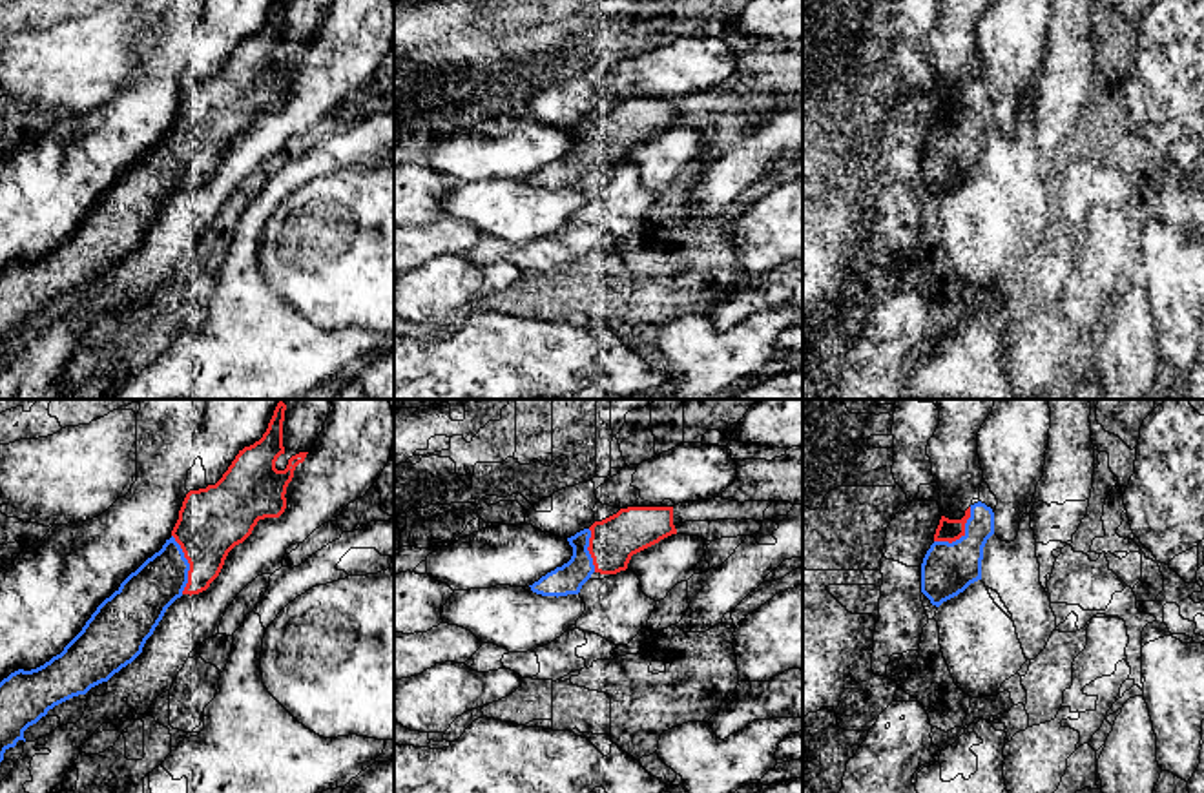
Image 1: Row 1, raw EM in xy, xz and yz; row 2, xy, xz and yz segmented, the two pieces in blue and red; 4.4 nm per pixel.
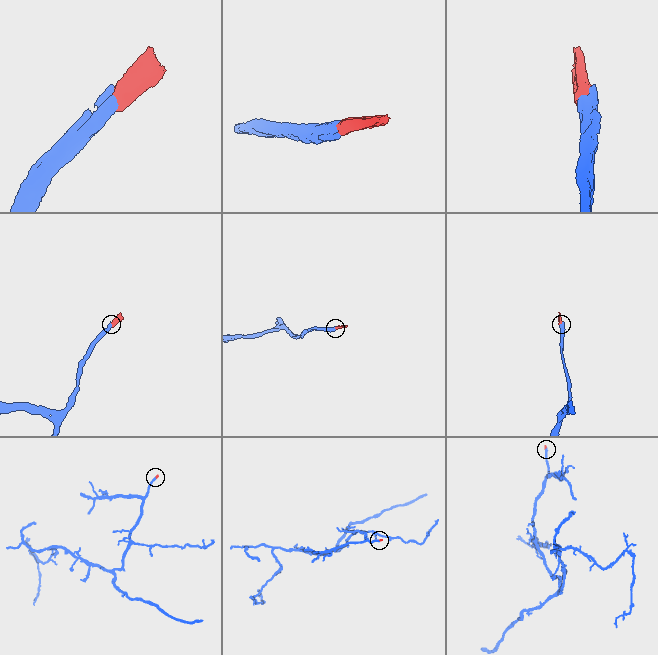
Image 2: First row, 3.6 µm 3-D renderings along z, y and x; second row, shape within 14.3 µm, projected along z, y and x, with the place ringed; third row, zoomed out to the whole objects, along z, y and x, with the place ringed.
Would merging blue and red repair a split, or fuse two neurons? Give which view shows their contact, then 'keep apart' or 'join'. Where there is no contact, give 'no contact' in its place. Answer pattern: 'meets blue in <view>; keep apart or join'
meets blue in xy; join

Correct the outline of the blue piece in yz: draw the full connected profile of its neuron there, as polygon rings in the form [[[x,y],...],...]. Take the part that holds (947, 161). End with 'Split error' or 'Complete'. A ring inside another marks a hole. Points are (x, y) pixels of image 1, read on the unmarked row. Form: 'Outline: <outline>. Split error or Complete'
Outline: [[[981,93],[970,97],[961,111],[941,108],[921,155],[921,184],[932,197],[939,199],[981,171],[983,139],[992,126],[994,104]]]. Split error

